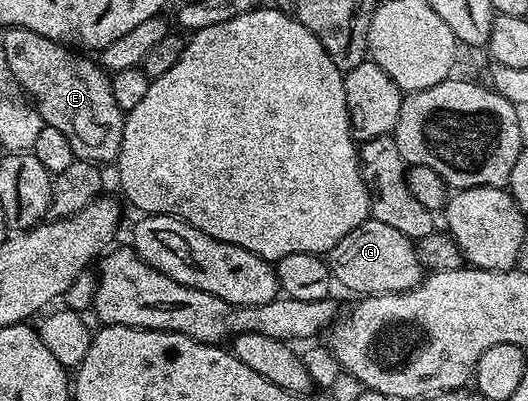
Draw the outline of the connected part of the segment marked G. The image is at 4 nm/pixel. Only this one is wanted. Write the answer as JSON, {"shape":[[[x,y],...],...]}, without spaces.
{"shape":[[[372,217],[352,229],[344,241],[328,252],[328,262],[333,282],[355,291],[358,297],[386,295],[389,291],[410,291],[424,278],[415,240],[404,237],[400,229],[392,229],[392,225],[384,225],[384,221],[376,221]]]}

